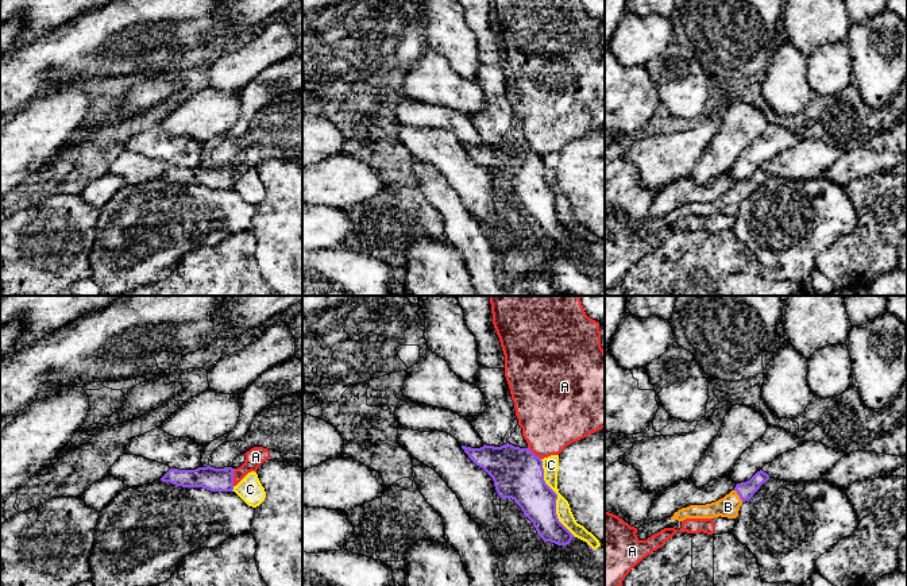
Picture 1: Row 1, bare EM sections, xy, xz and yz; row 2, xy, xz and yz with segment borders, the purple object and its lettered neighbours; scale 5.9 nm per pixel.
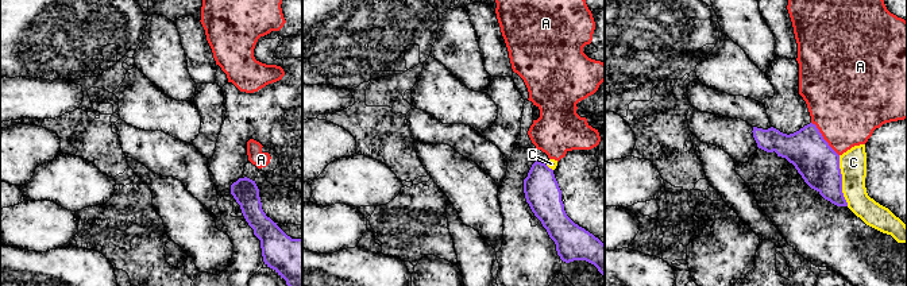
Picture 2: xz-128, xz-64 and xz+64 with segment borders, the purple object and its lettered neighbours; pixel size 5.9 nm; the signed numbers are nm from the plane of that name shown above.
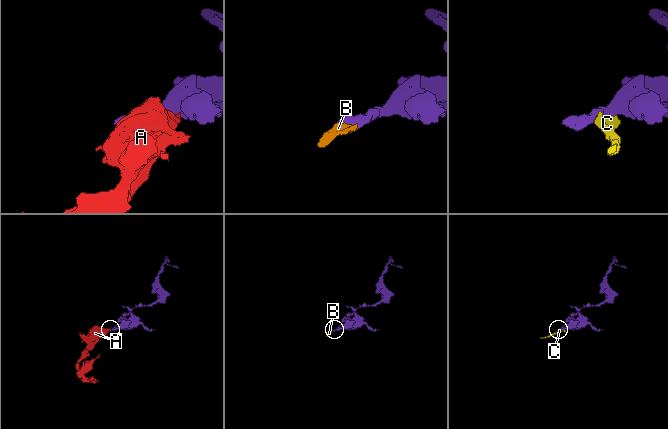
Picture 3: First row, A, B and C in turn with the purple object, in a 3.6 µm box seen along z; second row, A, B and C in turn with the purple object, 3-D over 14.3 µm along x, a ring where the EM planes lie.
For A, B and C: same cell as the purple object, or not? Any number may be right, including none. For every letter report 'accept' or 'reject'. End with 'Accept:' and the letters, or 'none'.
A: reject
B: accept
C: reject
Accept: B

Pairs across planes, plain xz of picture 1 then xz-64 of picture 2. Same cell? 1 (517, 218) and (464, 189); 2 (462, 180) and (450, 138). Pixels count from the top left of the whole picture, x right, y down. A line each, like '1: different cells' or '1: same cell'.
1: different cells
2: different cells

